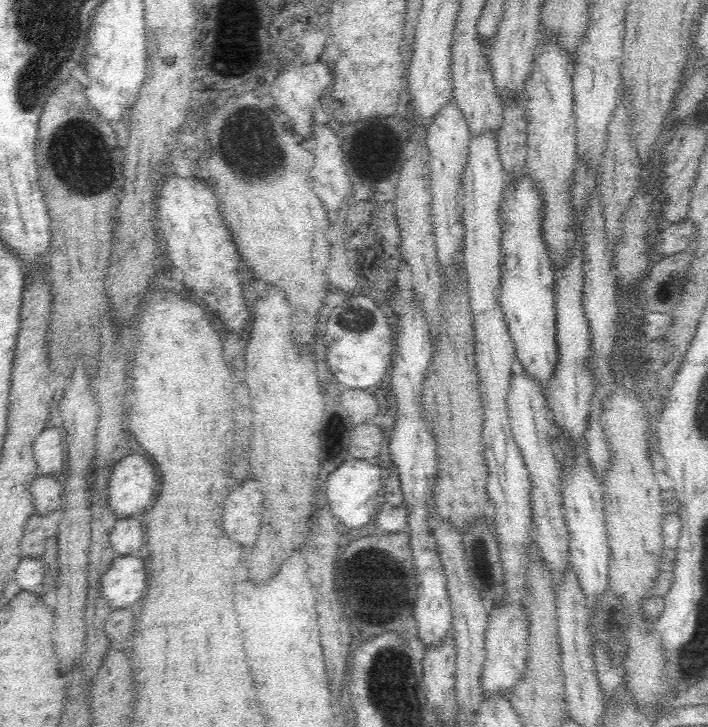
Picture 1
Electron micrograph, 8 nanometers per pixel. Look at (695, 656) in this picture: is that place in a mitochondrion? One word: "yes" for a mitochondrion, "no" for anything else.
yes

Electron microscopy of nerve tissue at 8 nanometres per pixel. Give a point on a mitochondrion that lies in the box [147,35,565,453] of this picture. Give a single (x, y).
(260, 156)

